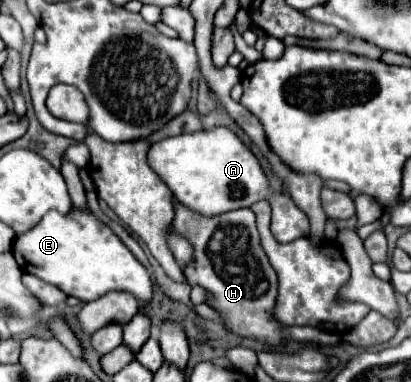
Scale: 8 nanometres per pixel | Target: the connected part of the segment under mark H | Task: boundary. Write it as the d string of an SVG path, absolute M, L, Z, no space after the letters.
M176 199L174 211L174 231L180 231L180 235L188 235L188 239L192 239L192 249L196 255L196 259L192 259L192 267L184 267L188 285L200 285L206 289L210 295L206 303L220 313L226 331L268 345L286 343L284 325L274 317L278 277L260 245L256 215L250 209L238 209L216 217L204 217L198 211L188 211L188 207Z

